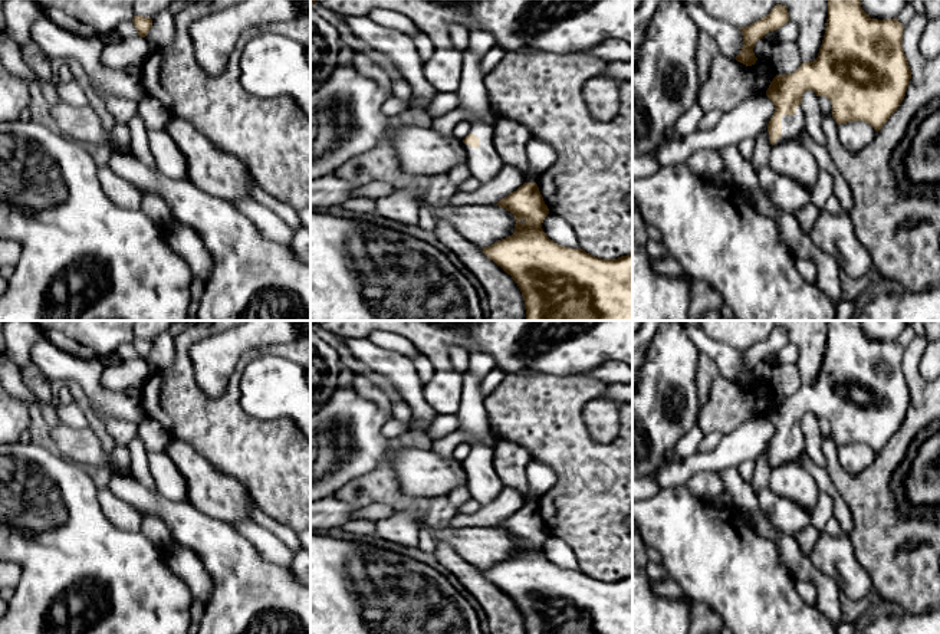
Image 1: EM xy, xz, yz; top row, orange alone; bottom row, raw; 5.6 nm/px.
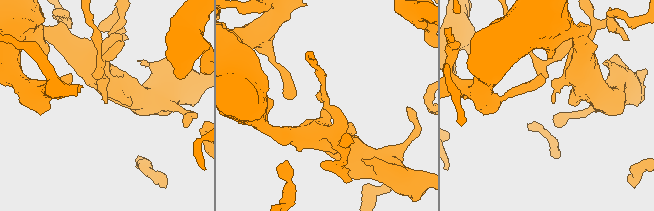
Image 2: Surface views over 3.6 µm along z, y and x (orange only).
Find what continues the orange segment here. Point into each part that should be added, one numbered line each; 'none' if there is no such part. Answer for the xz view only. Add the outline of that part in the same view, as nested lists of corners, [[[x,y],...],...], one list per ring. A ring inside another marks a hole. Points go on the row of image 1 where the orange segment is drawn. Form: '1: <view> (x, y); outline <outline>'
1: xz (483, 163); outline [[[496,112],[484,121],[471,125],[470,132],[479,138],[480,147],[474,148],[464,144],[466,150],[466,165],[471,177],[480,183],[490,181],[503,167],[503,161],[494,148],[493,132],[494,125],[500,119]]]

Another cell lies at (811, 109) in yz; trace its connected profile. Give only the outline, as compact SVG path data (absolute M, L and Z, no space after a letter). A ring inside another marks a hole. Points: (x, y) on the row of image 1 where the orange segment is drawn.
M802 101L801 109L805 116L805 129L808 135L818 144L825 145L824 131L821 127L821 118L824 112L821 111L816 101Z

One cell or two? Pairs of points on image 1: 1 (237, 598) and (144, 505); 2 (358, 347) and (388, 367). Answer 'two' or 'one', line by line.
1: one
2: one

